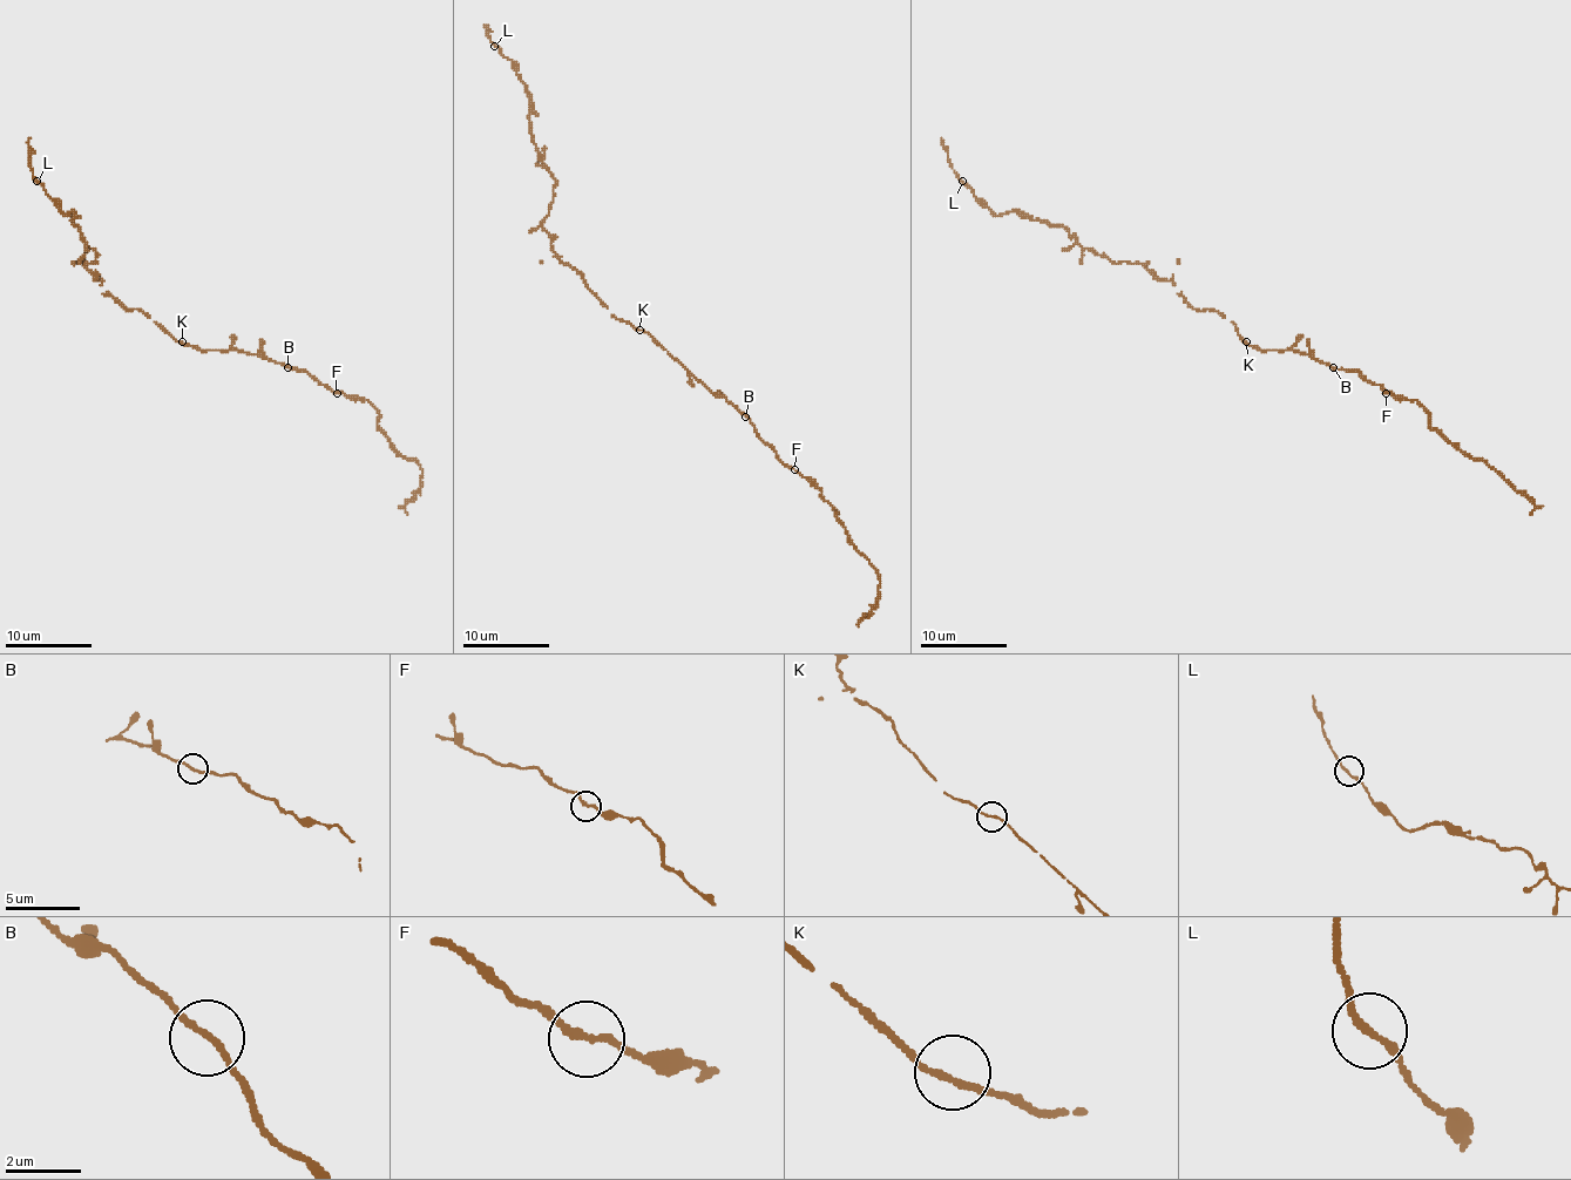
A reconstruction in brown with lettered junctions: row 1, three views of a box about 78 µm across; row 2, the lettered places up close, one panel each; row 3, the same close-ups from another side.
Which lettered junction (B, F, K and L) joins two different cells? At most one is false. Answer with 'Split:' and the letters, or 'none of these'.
Split: none of these

